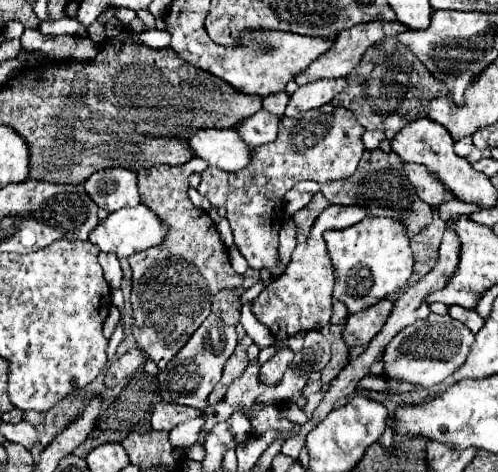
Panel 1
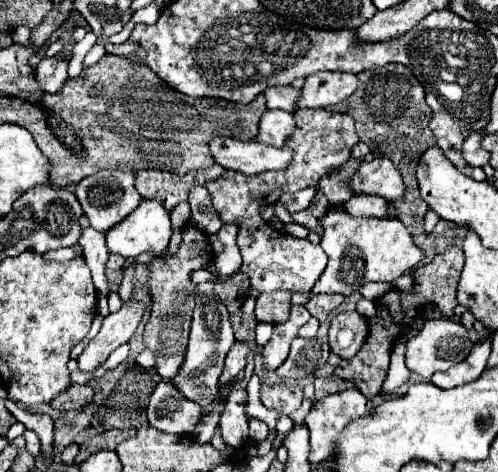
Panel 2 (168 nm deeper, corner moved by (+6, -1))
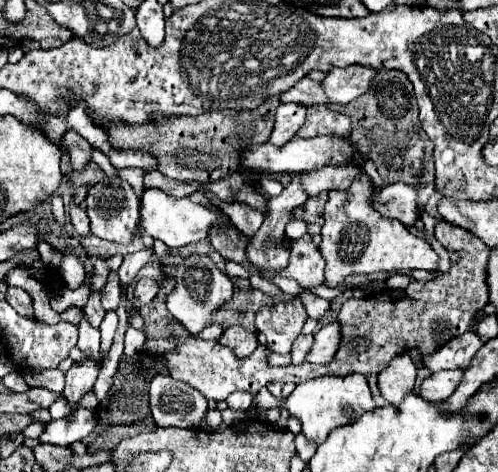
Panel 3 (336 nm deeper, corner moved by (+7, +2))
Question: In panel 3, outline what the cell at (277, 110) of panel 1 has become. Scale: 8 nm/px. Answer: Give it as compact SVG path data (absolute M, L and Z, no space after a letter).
M303 77L297 85L287 89L279 97L281 97L281 103L299 103L305 107L315 105L315 103L323 103L323 105L329 103L325 95L321 95L321 85L317 81L311 81L309 77Z

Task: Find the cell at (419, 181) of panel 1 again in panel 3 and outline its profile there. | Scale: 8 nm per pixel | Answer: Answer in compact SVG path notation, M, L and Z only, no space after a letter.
M347 163L347 165L327 165L321 167L319 171L313 173L301 173L303 175L303 189L307 191L309 197L319 195L321 191L347 191L351 187L351 183L359 177L363 177L363 169L355 163Z

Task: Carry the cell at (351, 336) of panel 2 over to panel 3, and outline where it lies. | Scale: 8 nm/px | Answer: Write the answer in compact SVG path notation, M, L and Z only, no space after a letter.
M331 321L315 335L315 343L307 355L307 361L309 363L331 363L339 345L341 345L341 323Z

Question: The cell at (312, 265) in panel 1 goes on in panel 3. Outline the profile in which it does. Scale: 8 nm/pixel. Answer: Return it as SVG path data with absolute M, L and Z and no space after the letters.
M393 183L379 189L371 205L381 215L397 219L405 227L413 225L417 219L417 193L411 185L405 183Z

